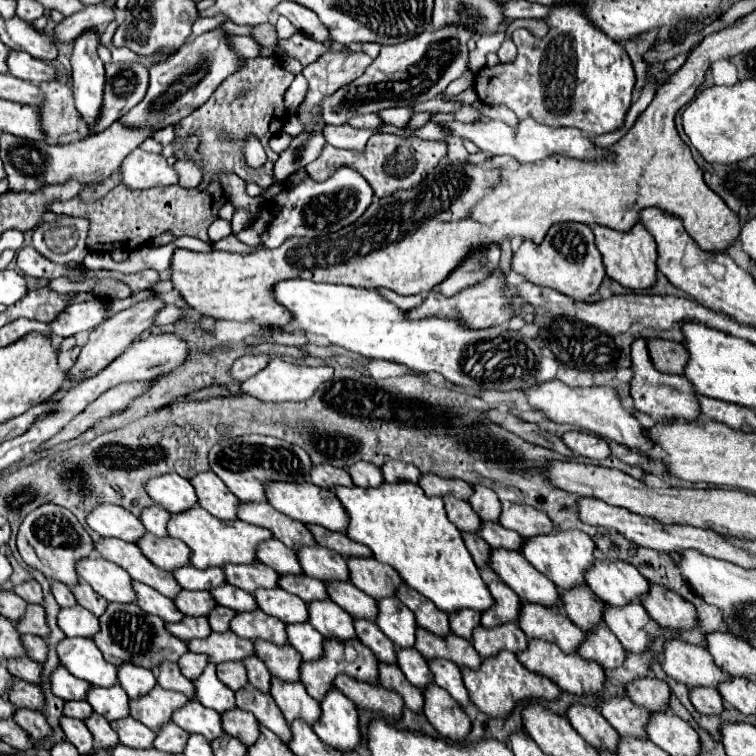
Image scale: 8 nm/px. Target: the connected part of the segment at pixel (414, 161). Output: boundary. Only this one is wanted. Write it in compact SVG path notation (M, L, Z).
M374 134L370 136L366 150L364 152L352 152L352 150L342 150L334 146L326 146L322 154L306 166L306 172L312 180L322 182L328 176L332 176L338 168L348 166L356 172L360 172L366 182L372 186L376 198L392 196L398 190L408 190L420 184L424 176L440 162L440 158L446 154L446 142L436 142L436 140L422 140L416 136L396 136L396 134Z

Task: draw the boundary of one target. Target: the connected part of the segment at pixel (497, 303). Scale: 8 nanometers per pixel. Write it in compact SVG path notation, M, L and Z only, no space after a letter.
M492 274L486 282L476 284L472 288L466 288L452 298L446 298L446 296L432 290L430 296L426 298L426 302L422 302L422 306L406 312L406 316L408 316L408 320L418 320L418 318L424 318L424 316L444 316L444 318L460 320L460 324L464 324L466 328L490 328L490 326L504 324L506 320L510 320L514 316L514 312L510 308L508 298L502 294L504 280L500 282L498 276L502 276L502 274Z

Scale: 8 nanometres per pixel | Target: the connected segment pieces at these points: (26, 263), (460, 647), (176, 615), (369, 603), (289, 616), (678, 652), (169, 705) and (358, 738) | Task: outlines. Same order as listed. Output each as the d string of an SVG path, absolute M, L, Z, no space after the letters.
M26 246L18 252L16 256L18 260L18 268L22 270L22 274L30 274L30 276L36 276L36 278L46 278L46 280L52 280L52 278L70 278L70 280L78 280L82 278L82 274L74 274L70 272L68 264L54 264L50 262L48 258L44 258L40 252L36 252L32 246Z
M418 628L416 630L416 650L426 660L444 658L444 660L454 662L456 666L466 666L470 670L478 670L482 664L482 658L474 650L474 646L456 634L452 634L448 638L438 638L438 636L426 632L424 628Z
M136 582L134 584L136 588L136 594L138 594L138 606L148 612L148 614L156 614L160 616L164 622L180 622L184 618L184 614L176 608L174 600L172 598L166 598L162 596L160 592L156 592L154 588L146 586L146 584L140 584Z
M328 582L330 600L334 600L340 608L344 608L356 620L376 622L376 600L358 590L352 582Z
M260 588L258 592L254 592L254 598L266 614L284 620L286 624L308 622L308 604L282 588L276 588L276 590Z
M670 640L666 644L662 668L668 676L686 684L688 688L716 688L718 684L730 680L726 672L720 672L720 668L716 668L712 654L706 648L686 644L682 640Z
M156 686L150 694L130 700L130 716L156 732L156 728L168 724L172 720L172 712L182 708L186 702L188 698L184 694Z
M332 688L324 696L320 706L322 706L322 716L312 726L318 738L342 752L356 750L358 744L362 742L362 734L354 702L348 700L340 690Z

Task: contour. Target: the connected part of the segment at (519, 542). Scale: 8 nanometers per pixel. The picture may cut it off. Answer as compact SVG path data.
M484 522L480 528L480 536L492 548L504 548L504 550L520 552L520 548L524 546L524 538L518 536L518 532L506 530L502 524L494 524L494 522Z

